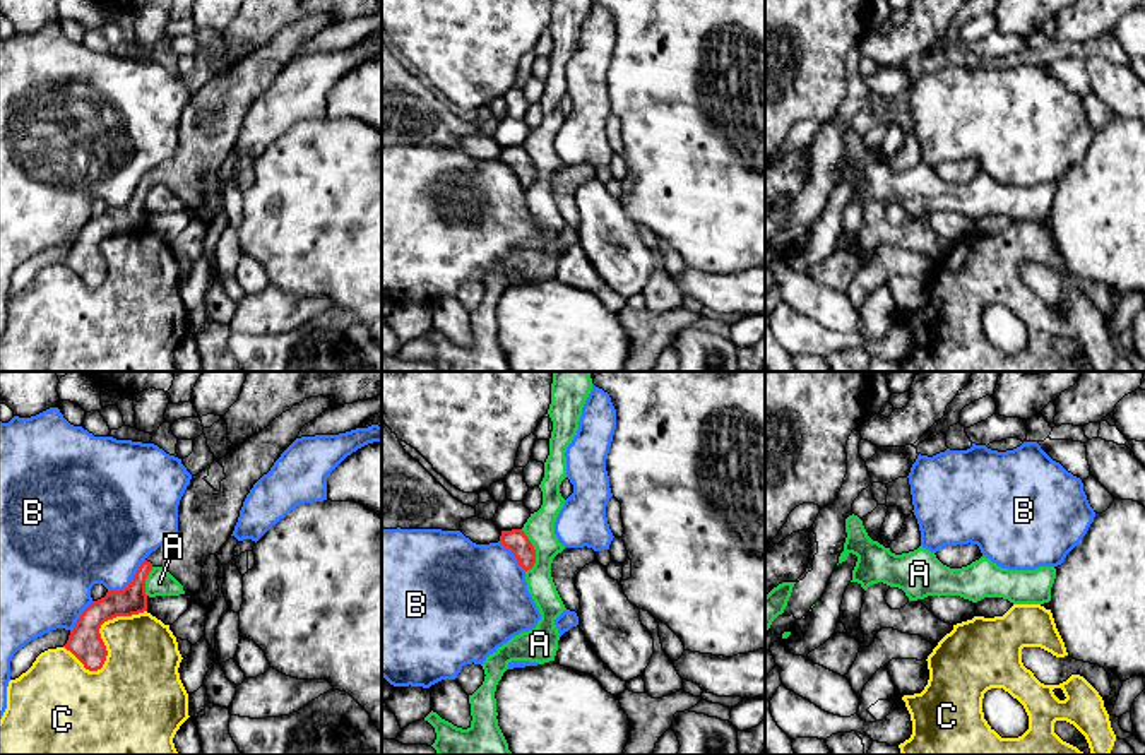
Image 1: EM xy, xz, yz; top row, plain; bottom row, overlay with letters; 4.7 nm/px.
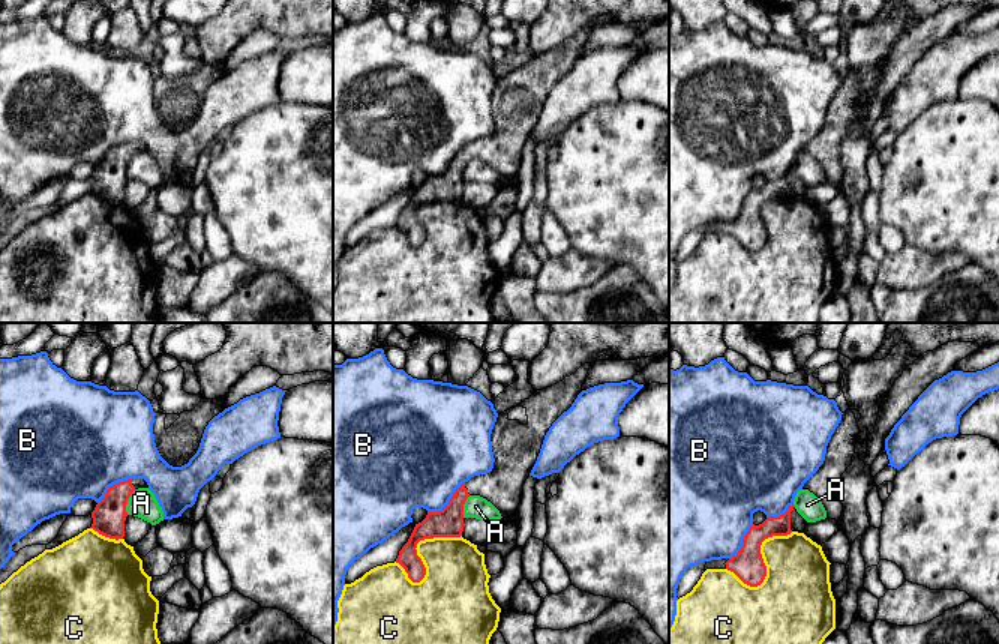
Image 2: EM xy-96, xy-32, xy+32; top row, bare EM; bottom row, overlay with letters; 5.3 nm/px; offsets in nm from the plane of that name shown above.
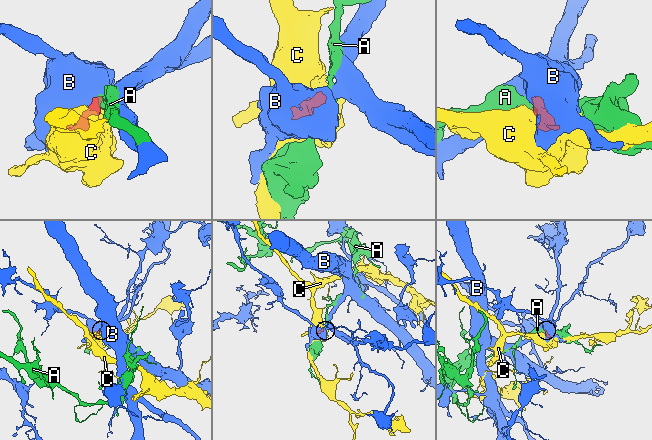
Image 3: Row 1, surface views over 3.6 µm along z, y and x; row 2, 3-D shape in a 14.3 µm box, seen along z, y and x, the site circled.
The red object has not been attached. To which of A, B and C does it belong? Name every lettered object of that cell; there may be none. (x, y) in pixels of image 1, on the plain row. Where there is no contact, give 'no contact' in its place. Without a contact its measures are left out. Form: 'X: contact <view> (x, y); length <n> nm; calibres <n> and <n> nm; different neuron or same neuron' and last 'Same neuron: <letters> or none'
A: contact xz (534, 168); length 200 nm; calibres 110 and 140 nm; different neuron
B: contact xy (132, 197); length 240 nm; calibres 140 and 440 nm; different neuron
C: contact xy (103, 259); length 440 nm; calibres 160 and 380 nm; different neuron
Same neuron: none

